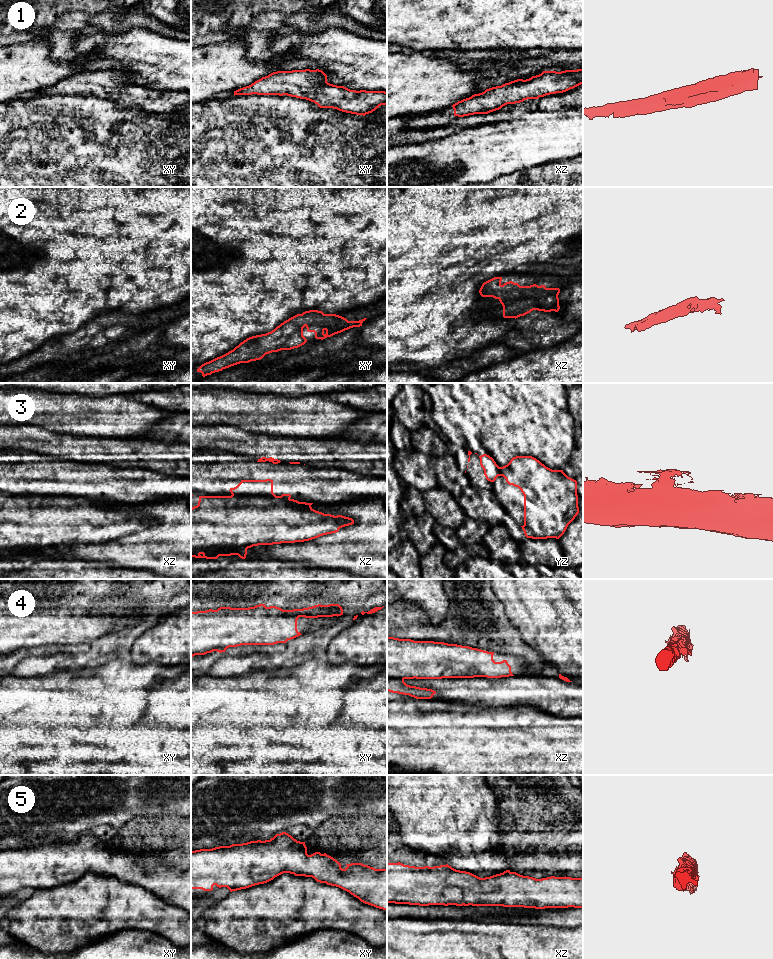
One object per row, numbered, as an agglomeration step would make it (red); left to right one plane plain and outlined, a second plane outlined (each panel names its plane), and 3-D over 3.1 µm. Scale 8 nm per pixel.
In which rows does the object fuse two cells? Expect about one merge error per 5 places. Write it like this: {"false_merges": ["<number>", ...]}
{"false_merges": ["3"]}

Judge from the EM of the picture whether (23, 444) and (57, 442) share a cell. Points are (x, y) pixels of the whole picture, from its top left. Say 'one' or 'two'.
one

